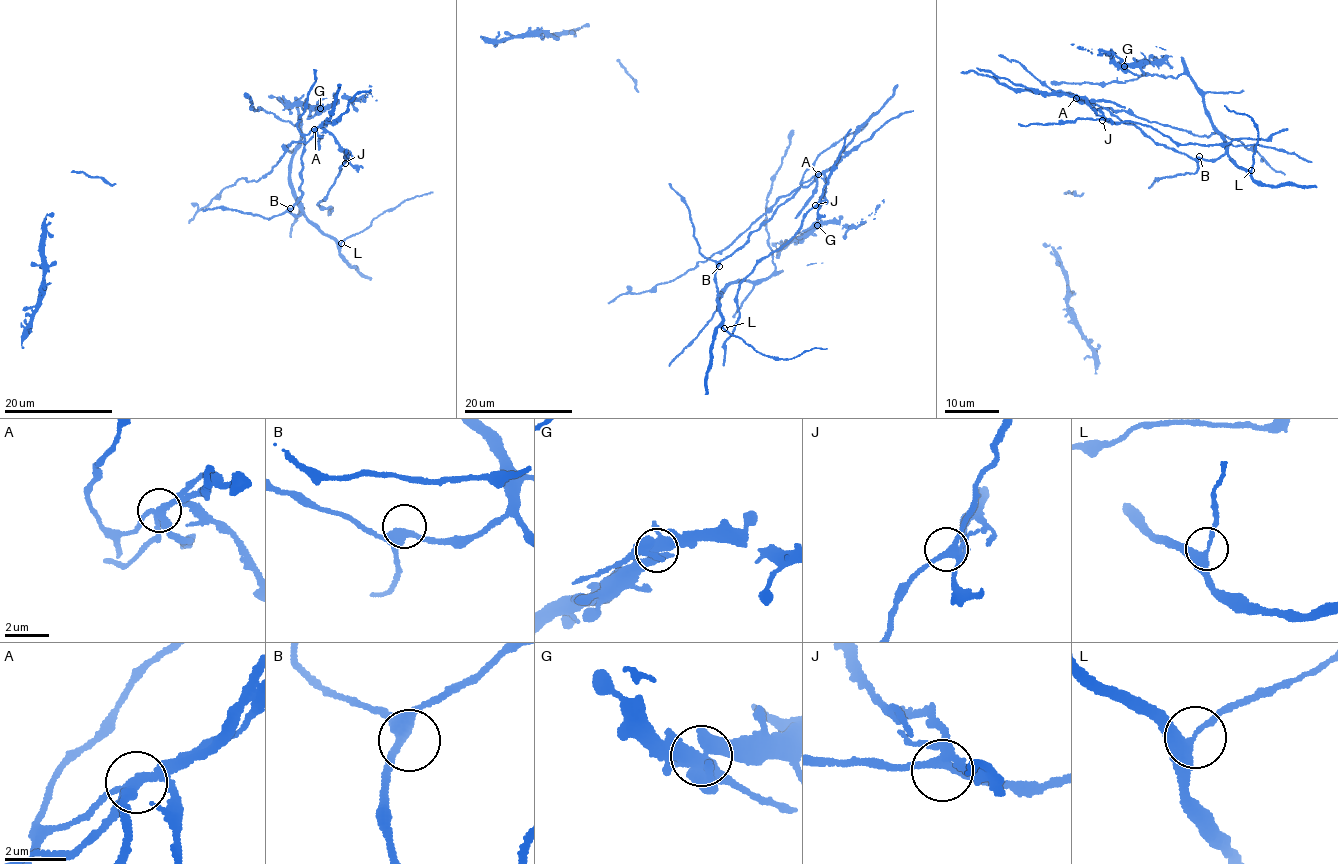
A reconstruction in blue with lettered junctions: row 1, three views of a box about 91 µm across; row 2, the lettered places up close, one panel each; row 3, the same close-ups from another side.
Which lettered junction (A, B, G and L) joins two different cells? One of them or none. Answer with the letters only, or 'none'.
A

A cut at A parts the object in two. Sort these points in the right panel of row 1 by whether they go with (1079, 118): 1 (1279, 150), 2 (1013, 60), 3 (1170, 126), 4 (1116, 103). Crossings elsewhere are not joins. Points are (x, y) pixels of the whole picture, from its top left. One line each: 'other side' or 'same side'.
1: other side
2: other side
3: same side
4: same side

